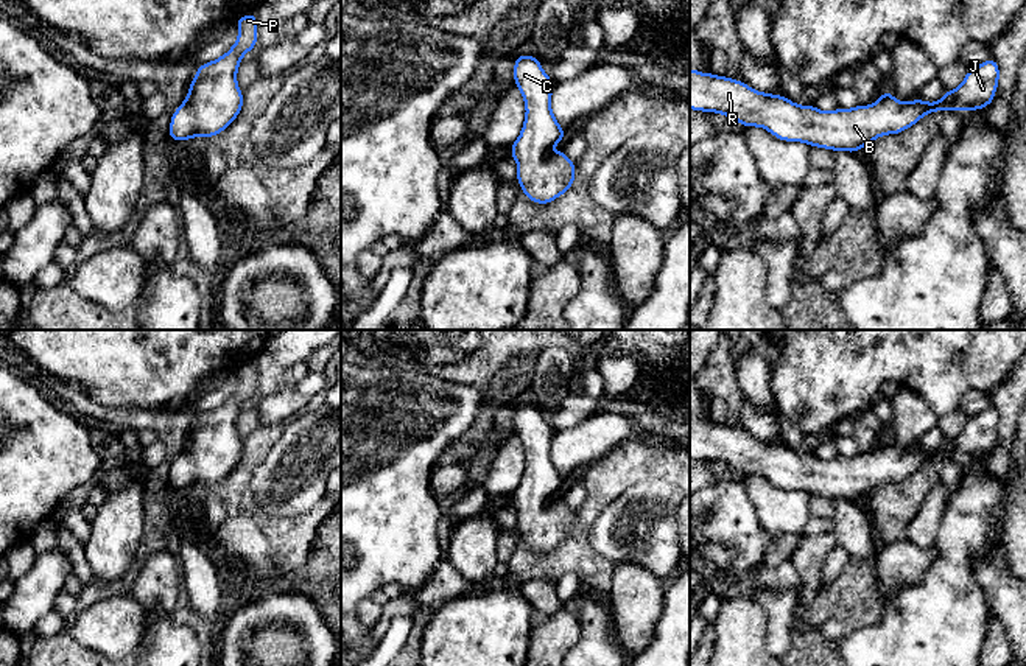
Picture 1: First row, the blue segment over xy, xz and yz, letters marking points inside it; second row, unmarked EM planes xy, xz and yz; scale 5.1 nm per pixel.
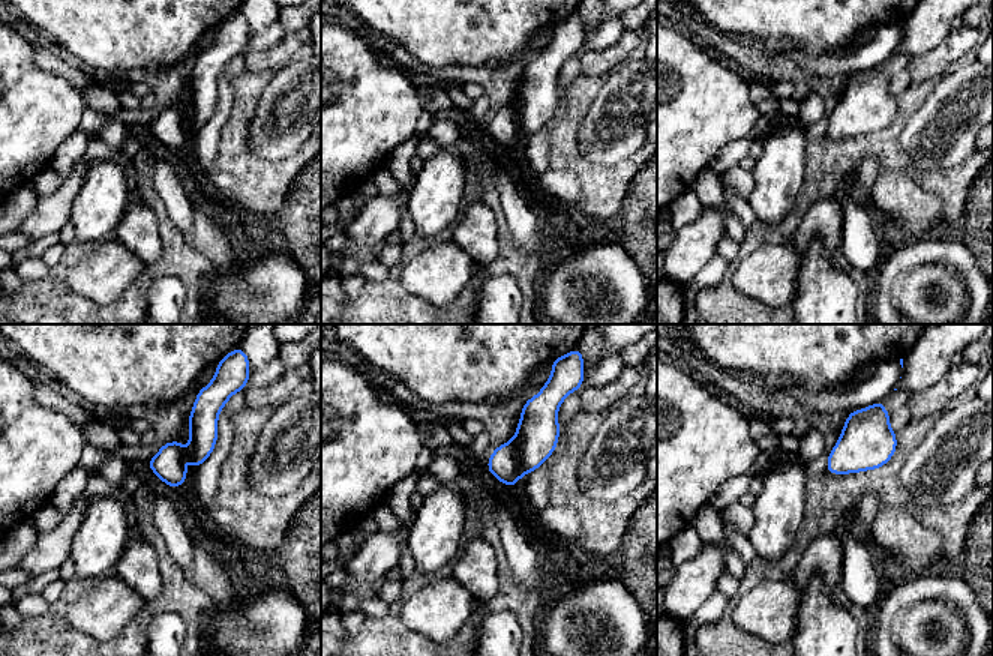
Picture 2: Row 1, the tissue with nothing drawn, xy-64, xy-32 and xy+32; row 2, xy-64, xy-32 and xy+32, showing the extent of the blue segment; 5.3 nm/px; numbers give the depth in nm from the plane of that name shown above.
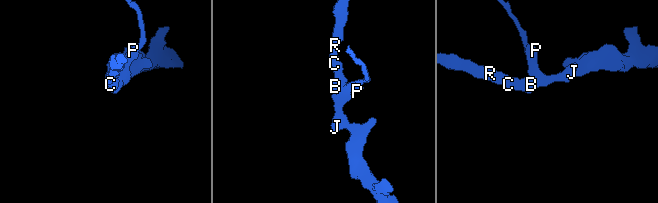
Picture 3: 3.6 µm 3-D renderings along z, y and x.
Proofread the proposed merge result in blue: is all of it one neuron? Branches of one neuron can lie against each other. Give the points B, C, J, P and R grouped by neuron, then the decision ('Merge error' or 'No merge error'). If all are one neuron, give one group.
Groups: B C J P R. No merge error

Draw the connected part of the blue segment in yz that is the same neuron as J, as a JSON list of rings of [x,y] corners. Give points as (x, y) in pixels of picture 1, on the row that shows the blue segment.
[[[993,58],[972,67],[962,84],[943,98],[901,103],[886,89],[872,106],[820,112],[799,106],[783,95],[750,89],[746,82],[690,68],[690,109],[718,112],[752,128],[760,126],[785,142],[803,142],[830,151],[855,152],[877,137],[900,134],[934,110],[978,110],[990,106],[1000,68]]]

